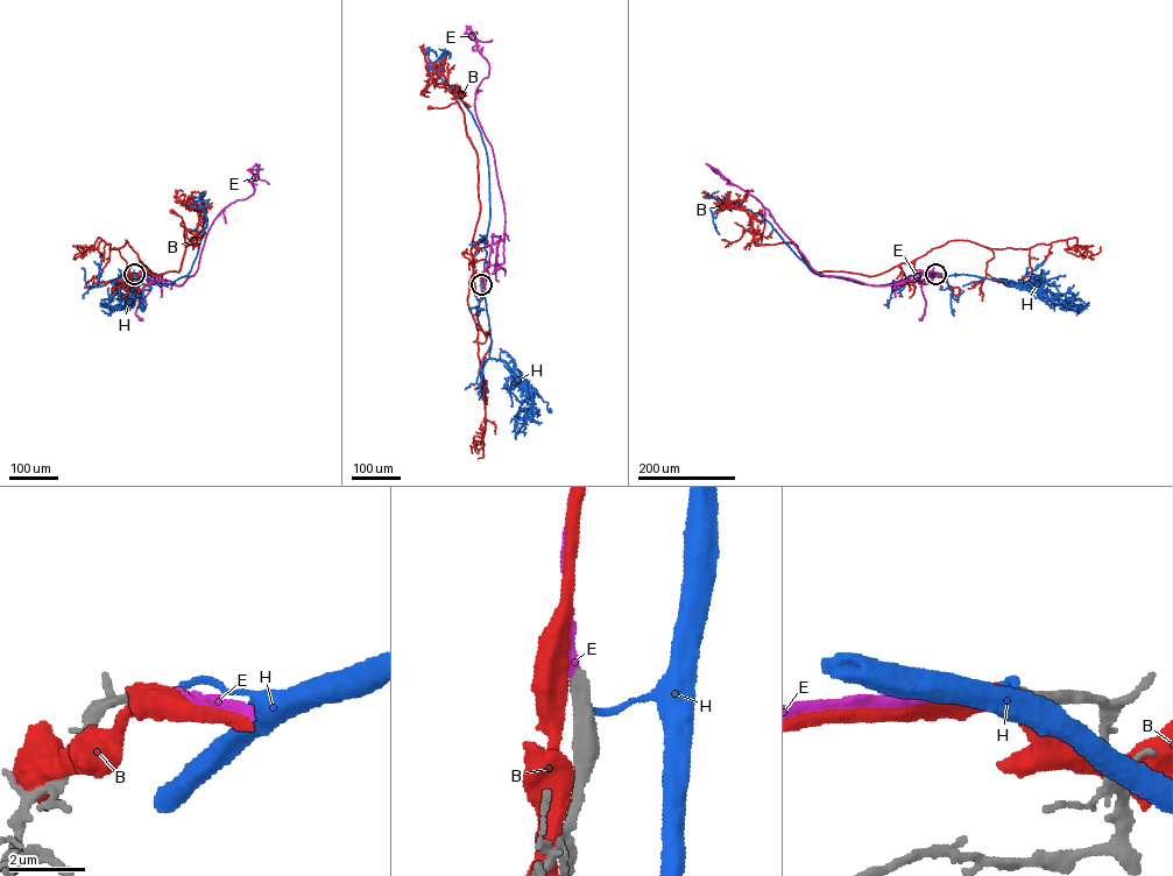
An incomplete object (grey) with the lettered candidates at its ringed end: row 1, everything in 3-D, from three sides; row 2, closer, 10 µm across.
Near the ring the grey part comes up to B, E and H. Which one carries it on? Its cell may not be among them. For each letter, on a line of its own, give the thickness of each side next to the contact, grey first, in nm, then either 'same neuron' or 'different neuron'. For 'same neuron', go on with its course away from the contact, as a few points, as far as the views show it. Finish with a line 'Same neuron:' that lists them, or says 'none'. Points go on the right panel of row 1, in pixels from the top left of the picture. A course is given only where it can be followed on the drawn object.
B: 360/550 nm | different neuron
E: 360/240 nm | same neuron | via (935, 274), (919, 277), (926, 302), (920, 319)
H: 600/170 nm | different neuron
Same neuron: E

